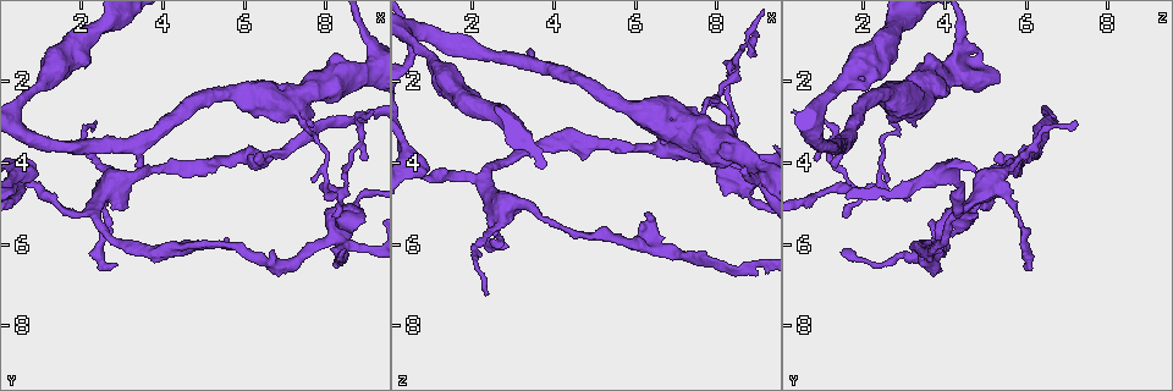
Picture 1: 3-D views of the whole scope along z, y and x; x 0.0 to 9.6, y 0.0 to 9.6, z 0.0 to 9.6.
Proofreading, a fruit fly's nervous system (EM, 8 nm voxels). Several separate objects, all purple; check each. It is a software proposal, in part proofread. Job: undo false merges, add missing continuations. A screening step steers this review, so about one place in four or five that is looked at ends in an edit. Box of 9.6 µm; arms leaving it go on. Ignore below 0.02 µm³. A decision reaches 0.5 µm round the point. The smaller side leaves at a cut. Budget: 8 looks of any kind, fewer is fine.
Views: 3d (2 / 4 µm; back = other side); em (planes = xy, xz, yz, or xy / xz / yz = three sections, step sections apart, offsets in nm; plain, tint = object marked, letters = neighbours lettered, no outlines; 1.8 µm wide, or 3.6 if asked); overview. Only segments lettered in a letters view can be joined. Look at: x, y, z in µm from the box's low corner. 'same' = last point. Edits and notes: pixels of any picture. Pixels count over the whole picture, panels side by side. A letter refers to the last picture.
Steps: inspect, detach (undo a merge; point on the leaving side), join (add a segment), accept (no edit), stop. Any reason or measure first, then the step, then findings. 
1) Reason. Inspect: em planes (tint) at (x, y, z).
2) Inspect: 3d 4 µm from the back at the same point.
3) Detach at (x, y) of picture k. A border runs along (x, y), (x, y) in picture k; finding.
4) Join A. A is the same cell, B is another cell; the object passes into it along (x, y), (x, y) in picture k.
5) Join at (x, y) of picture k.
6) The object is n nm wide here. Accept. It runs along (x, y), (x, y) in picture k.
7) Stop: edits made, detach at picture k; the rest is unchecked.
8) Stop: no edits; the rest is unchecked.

Abrupt turn. Inspect: em planes (letters) at (8.00, 4.55, 2.35).

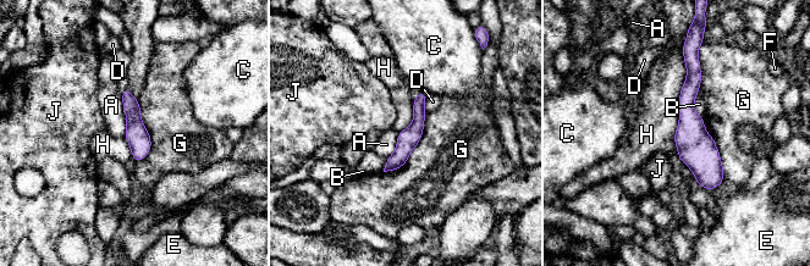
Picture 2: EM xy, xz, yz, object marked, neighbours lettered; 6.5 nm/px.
Accept. A, B, C, D, E, F, G, H and J are other cells; a border runs along (683, 50), (677, 156) in picture 2; continuous, no second cell.

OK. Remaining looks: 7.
Four arms meet. Inspect: 3d 2 µm at (8.10, 5.85, 3.90).

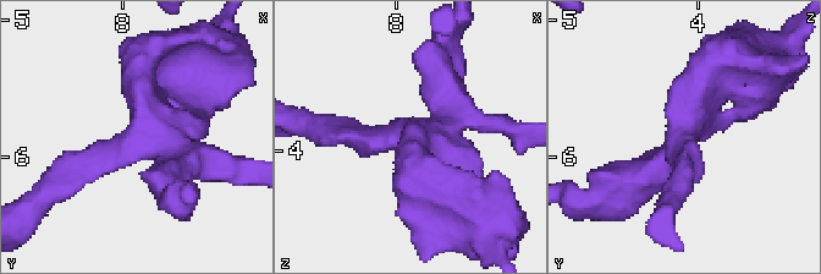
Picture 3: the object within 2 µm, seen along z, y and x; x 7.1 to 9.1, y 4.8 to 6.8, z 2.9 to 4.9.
Now the EM. Inspect: em yz step 16 (tint) at (8.12, 5.80, 3.92).

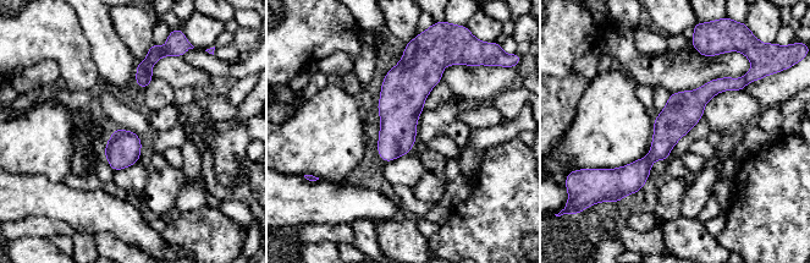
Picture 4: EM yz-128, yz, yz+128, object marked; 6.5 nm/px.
Cut it another way. Inspect: em planes (letters) at the same point.

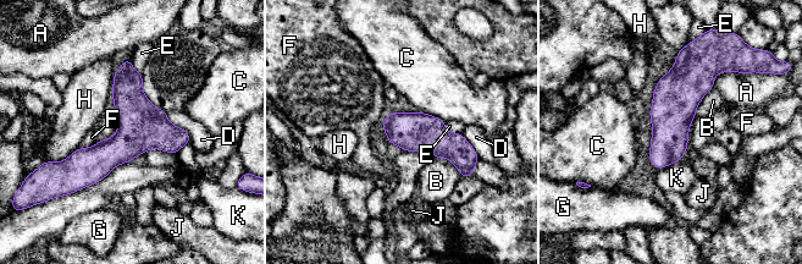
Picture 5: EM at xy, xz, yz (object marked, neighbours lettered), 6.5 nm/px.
Accept. A, B, C, D, E, F, G, H, J and K are other cells; it runs along (127, 62), (127, 133), (77, 187) in picture 5; continuous, no second cell.

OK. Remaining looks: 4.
Calibre changes. Inspect: 3d 4 µm from the back at (8.55, 1.70, 3.70).

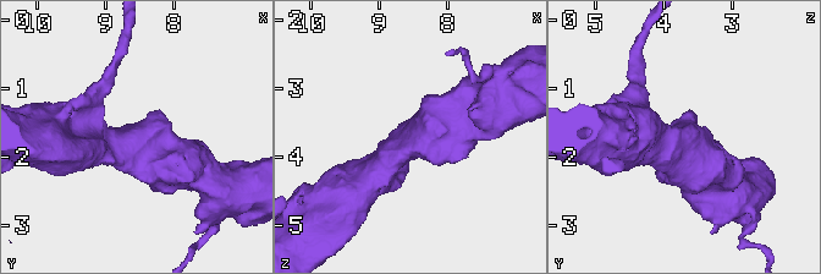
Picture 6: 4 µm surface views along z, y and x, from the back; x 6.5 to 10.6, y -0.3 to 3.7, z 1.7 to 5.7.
The arms are 300, 750 nm wide. Inspect: em 3.6 µm xz step 4 (letters) at (8.55, 1.65, 3.75).

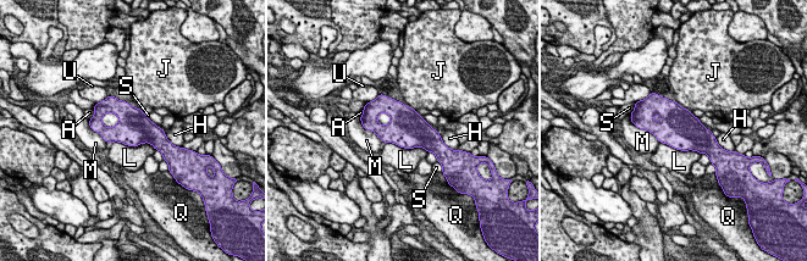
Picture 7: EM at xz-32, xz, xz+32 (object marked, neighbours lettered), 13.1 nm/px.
The longest contact is with L, 600 nm. Accept. A, H, J, L, M, Q, S and U are other cells; a border runs along (110, 143), (149, 143), (155, 149) in picture 7; continuous, no second cell.

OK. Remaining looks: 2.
Stop: no edits; the rest is unchecked.

